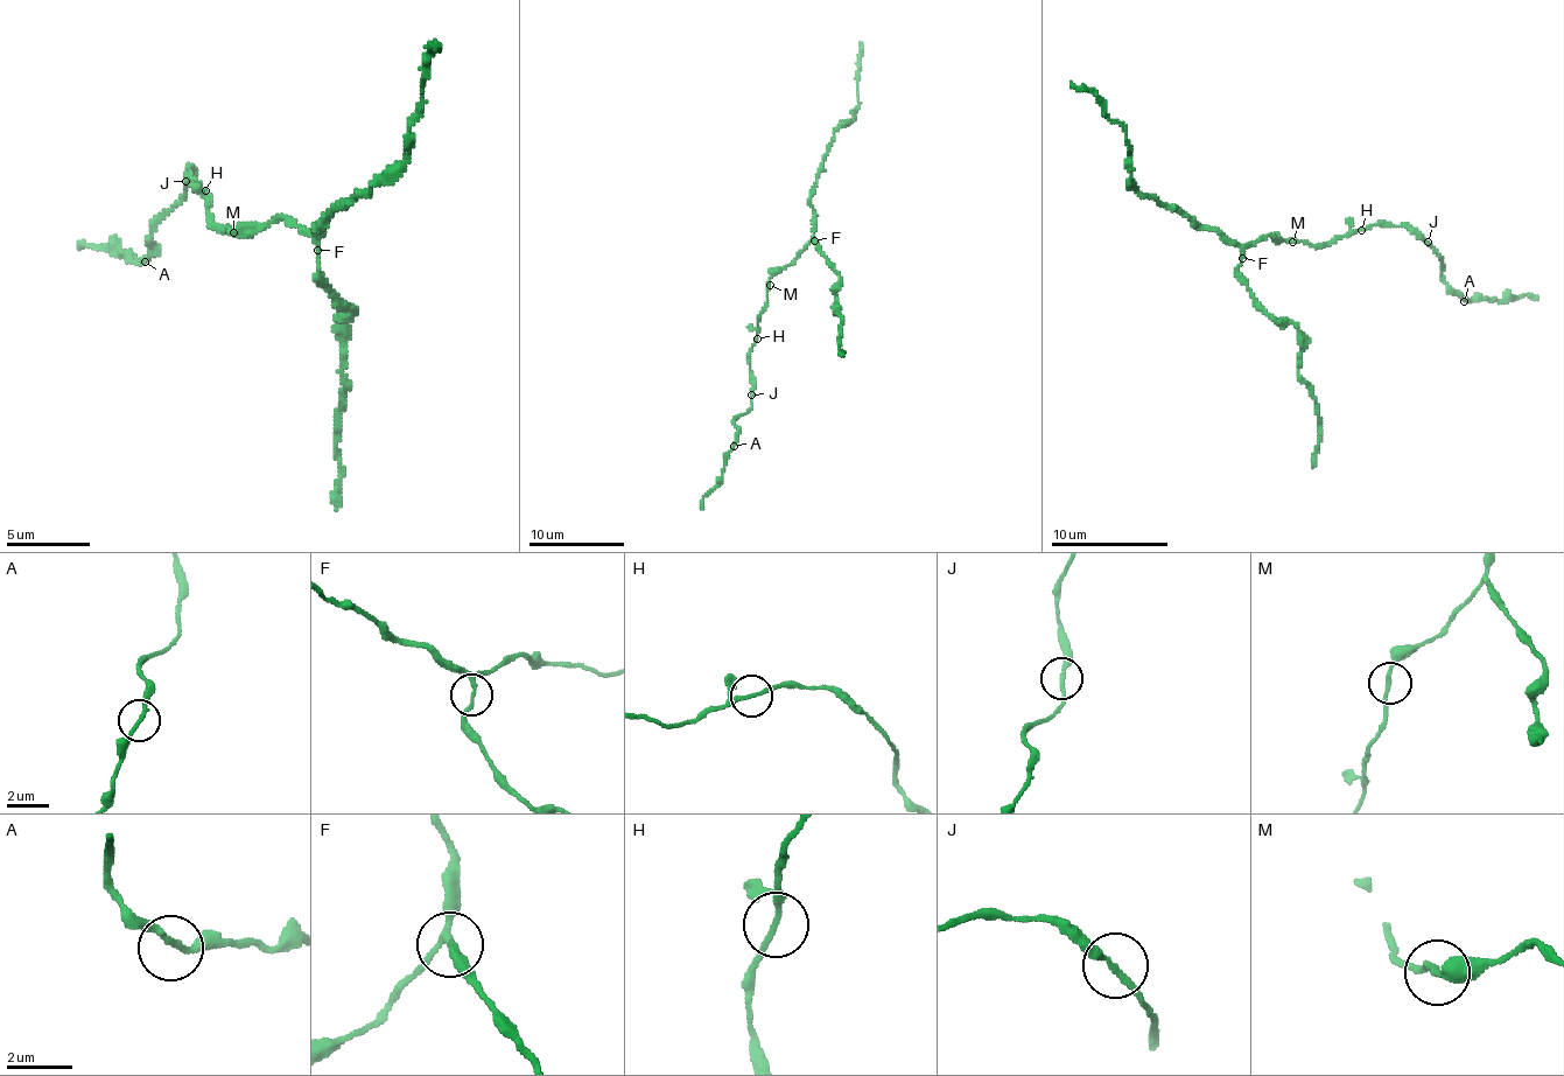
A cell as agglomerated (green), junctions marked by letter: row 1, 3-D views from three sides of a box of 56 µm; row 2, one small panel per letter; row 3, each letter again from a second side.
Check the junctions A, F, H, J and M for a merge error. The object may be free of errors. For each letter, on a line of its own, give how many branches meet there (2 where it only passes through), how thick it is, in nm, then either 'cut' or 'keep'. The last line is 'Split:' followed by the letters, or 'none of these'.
A: 2 branches meet; 180 nm thick; keep
F: 3 branches meet; 140 nm thick; keep
H: 3 branches meet; 150 nm thick; keep
J: 2 branches meet; 200 nm thick; keep
M: 2 branches meet; 170 nm thick; keep
Split: none of these

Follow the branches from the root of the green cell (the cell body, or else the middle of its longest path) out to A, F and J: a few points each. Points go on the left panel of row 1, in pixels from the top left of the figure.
A: (260, 224), (233, 235), (214, 223), (205, 189), (188, 168), (186, 197), (155, 226), (154, 254), (145, 261)
F: (260, 224), (286, 217), (304, 230), (318, 250)
J: (260, 224), (233, 235), (228, 225), (223, 230), (208, 214), (205, 189), (190, 181), (188, 166), (186, 181)

